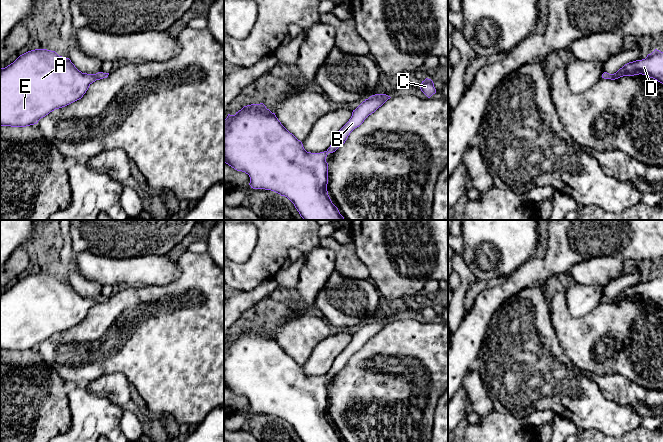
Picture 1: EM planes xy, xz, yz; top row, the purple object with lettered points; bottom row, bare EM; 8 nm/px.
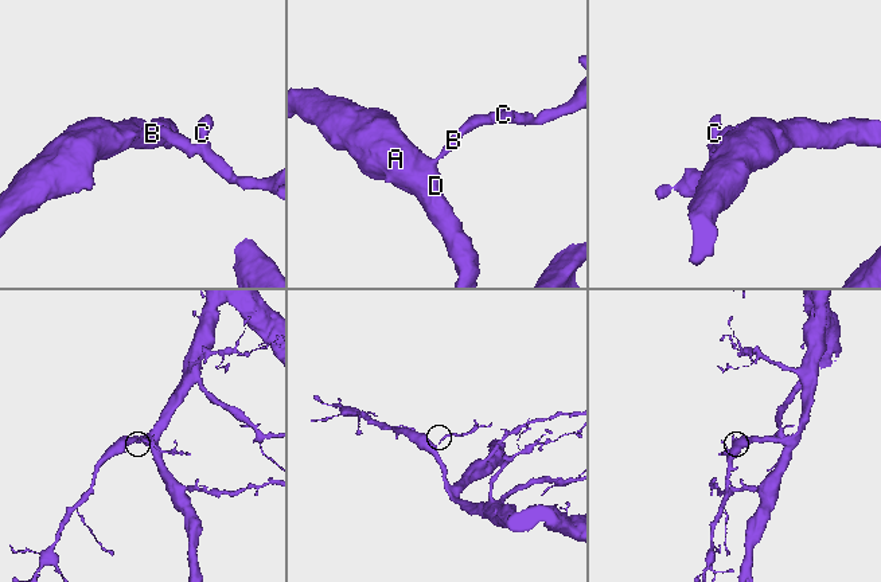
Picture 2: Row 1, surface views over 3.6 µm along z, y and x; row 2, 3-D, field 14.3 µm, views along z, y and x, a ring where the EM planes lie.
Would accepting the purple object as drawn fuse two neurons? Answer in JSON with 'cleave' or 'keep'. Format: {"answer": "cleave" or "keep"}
{"answer": "keep"}

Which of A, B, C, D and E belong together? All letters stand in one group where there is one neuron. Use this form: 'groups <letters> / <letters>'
groups A B C D E

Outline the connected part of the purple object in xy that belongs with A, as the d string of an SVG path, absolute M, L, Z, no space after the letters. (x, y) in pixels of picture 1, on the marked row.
M28 51L0 69L0 126L26 127L37 124L55 109L81 99L93 82L108 75L103 72L82 73L69 58L59 56L55 51Z

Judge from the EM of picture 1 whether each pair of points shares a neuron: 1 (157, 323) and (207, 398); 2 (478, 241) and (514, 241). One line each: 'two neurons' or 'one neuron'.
1: one neuron
2: one neuron

